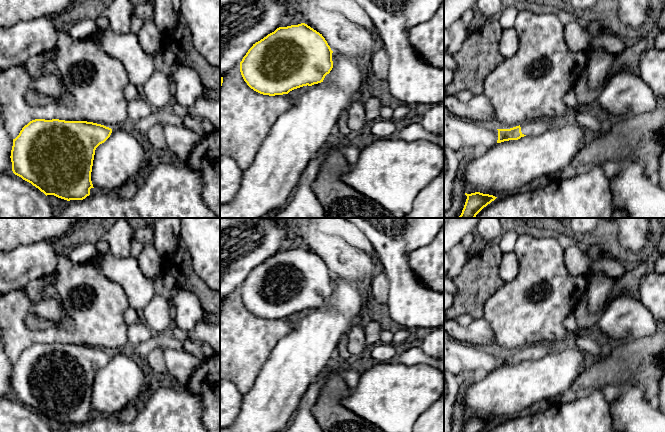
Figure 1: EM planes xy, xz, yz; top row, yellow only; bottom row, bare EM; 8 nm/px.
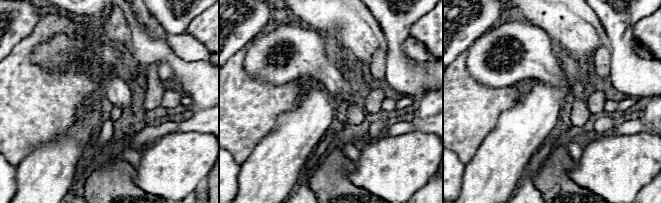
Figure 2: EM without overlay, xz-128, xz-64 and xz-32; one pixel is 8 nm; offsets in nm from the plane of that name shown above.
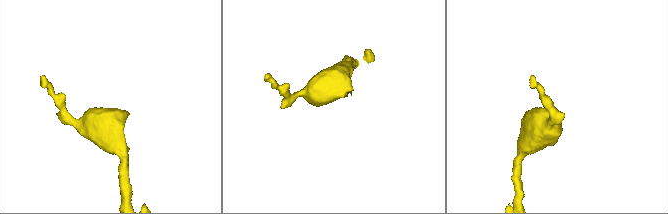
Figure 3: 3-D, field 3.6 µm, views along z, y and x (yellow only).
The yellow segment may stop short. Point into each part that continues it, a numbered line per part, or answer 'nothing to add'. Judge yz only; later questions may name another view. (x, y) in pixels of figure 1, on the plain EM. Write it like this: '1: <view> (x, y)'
1: yz (535, 351)

